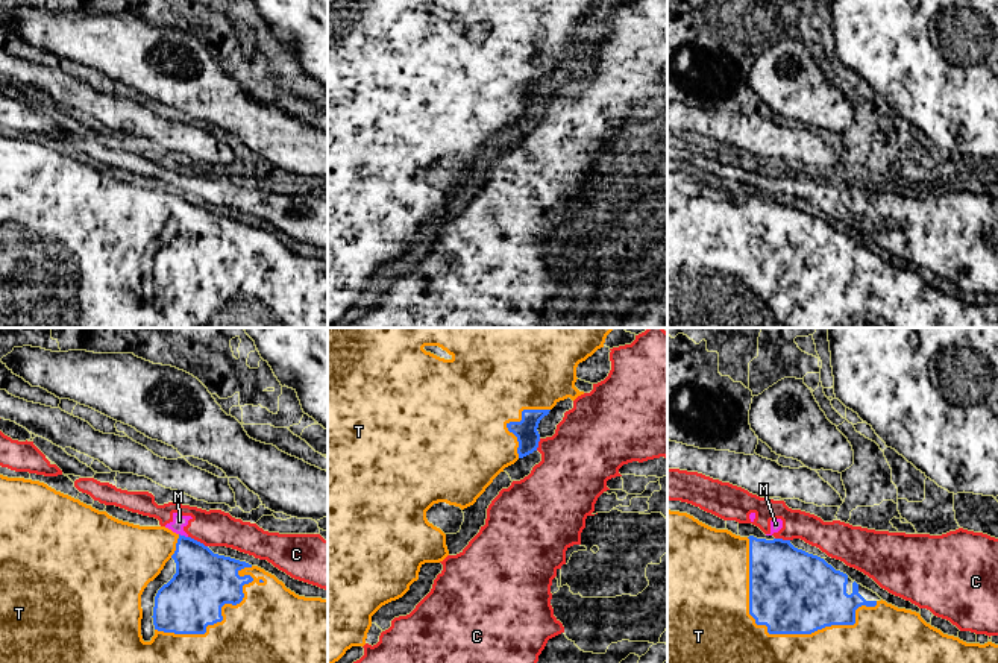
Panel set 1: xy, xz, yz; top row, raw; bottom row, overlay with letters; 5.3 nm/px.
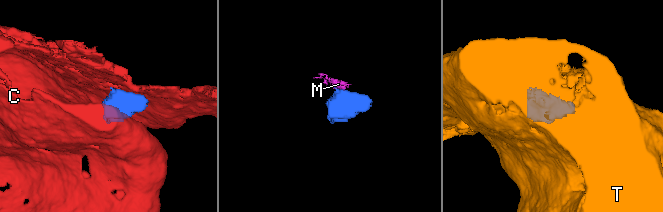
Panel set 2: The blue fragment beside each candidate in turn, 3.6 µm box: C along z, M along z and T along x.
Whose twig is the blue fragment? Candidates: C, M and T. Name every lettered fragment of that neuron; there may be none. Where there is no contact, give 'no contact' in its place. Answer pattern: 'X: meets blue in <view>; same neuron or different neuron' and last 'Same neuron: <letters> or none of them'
C: meets blue in xy; different neuron
M: meets blue in xy; different neuron
T: meets blue in yz; same neuron
Same neuron: T

